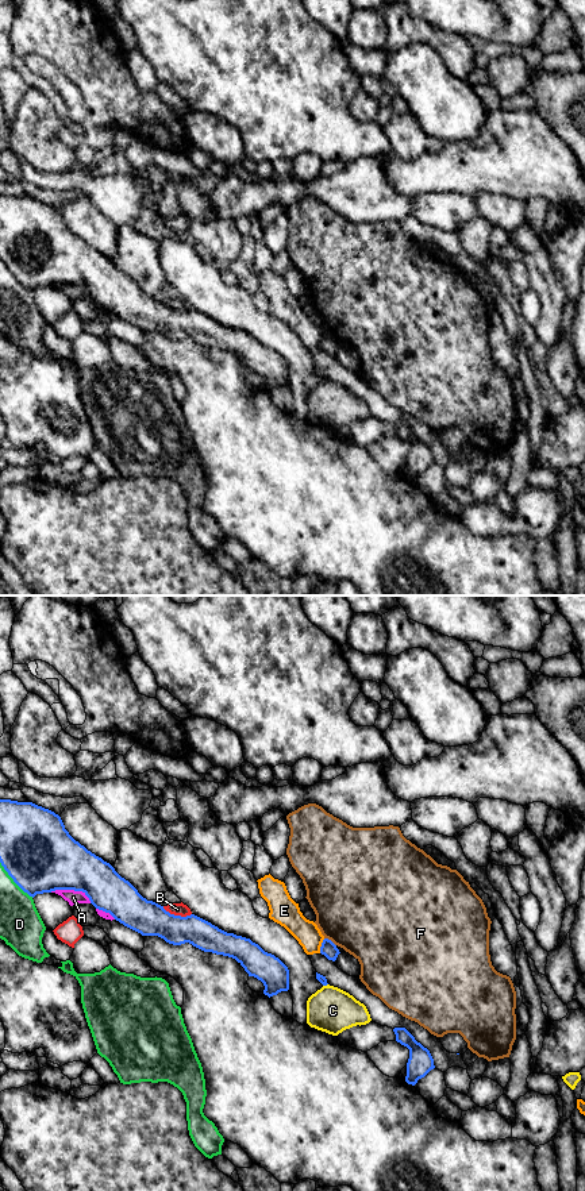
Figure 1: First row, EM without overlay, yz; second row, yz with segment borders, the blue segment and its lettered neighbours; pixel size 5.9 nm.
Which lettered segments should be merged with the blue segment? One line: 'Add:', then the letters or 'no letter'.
Add: no letter

